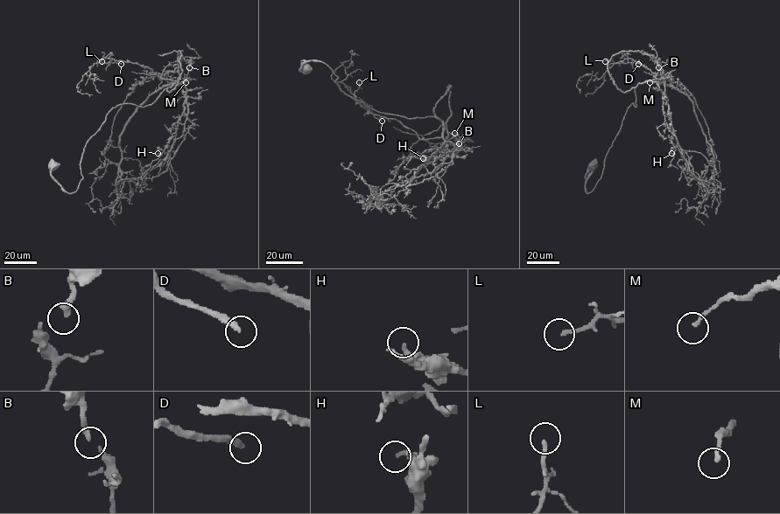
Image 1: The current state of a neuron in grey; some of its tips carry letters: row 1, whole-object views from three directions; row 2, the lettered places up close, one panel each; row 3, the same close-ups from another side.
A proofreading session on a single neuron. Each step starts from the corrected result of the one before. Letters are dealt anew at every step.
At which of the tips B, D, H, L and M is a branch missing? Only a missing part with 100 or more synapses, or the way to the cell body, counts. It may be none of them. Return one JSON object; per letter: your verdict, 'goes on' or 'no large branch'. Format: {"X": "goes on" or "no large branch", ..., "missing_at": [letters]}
{"B": "no large branch", "D": "goes on", "H": "no large branch", "L": "no large branch", "M": "no large branch", "missing_at": ["D"]}

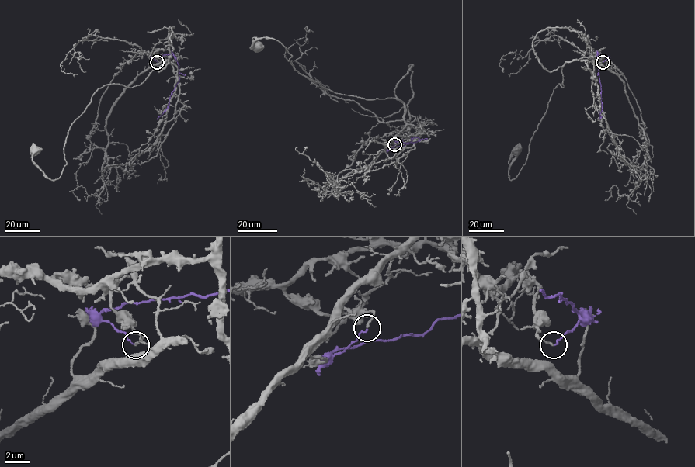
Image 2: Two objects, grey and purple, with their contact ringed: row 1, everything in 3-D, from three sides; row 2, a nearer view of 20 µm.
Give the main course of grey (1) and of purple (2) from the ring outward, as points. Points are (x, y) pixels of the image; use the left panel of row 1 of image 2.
1: (157, 62), (136, 53), (165, 60), (140, 84), (95, 92), (67, 132), (58, 178), (33, 162), (36, 150)
2: (157, 62), (152, 57), (172, 52), (178, 64), (178, 81), (170, 97), (168, 108), (157, 119)

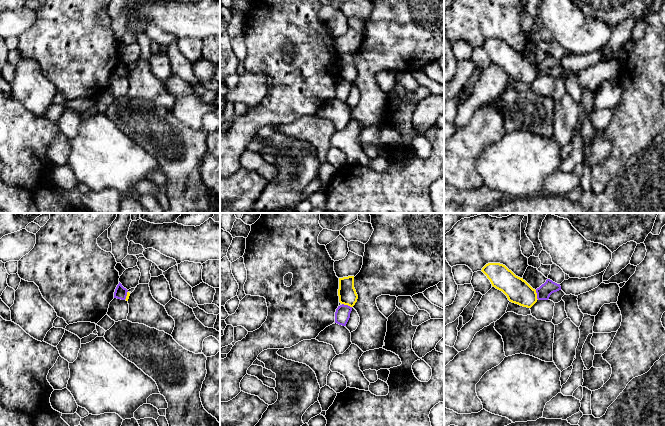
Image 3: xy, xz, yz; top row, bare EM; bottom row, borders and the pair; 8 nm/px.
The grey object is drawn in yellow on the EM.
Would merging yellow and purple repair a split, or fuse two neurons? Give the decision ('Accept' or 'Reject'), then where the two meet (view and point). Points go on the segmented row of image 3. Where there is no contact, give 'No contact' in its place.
Reject. Touches yellow at xz (347, 304)

